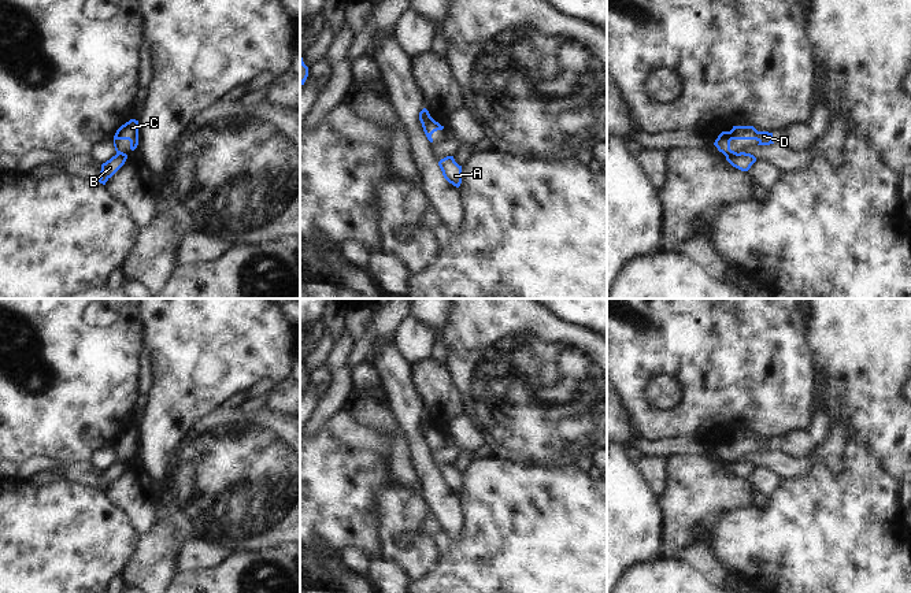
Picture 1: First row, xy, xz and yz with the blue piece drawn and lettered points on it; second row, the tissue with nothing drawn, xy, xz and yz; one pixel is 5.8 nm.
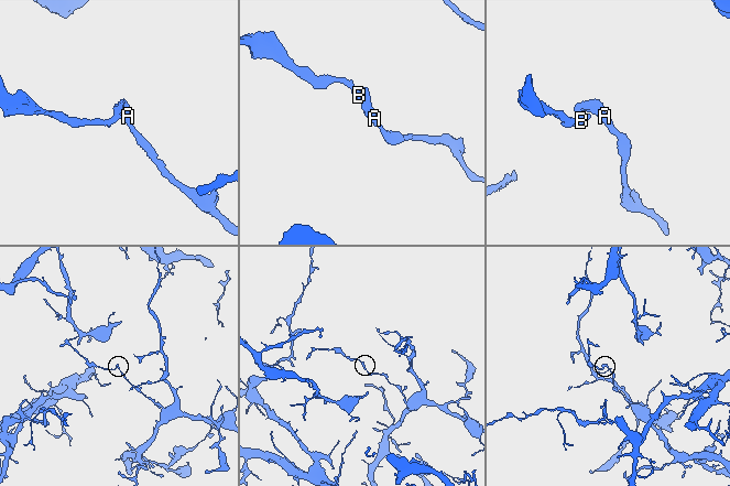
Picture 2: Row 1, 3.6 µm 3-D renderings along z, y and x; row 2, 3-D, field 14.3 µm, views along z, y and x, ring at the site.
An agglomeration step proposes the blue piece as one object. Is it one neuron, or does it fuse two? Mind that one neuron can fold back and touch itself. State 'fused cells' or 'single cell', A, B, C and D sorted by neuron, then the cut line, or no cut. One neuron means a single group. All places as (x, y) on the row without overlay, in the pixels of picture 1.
fused cells; groups A C D / B; cut yz (739, 460), (726, 463)

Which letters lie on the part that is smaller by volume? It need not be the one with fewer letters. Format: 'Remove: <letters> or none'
Remove: B

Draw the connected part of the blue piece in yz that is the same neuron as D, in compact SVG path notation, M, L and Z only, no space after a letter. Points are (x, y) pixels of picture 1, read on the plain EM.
M733 433L730 438L722 438L714 452L725 463L736 463L738 460L730 456L732 446L756 446L759 449L758 452L774 451L773 440L758 438L753 433Z

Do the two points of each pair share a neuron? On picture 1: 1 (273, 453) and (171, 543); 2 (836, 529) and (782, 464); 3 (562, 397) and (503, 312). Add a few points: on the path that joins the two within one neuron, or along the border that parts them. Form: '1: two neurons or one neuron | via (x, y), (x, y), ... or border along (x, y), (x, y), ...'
1: one neuron | via (247, 477), (223, 486), (193, 516)
2: two neurons | border along (821, 460), (806, 474), (784, 480)
3: one neuron | via (541, 377), (517, 352), (517, 348), (503, 333)

